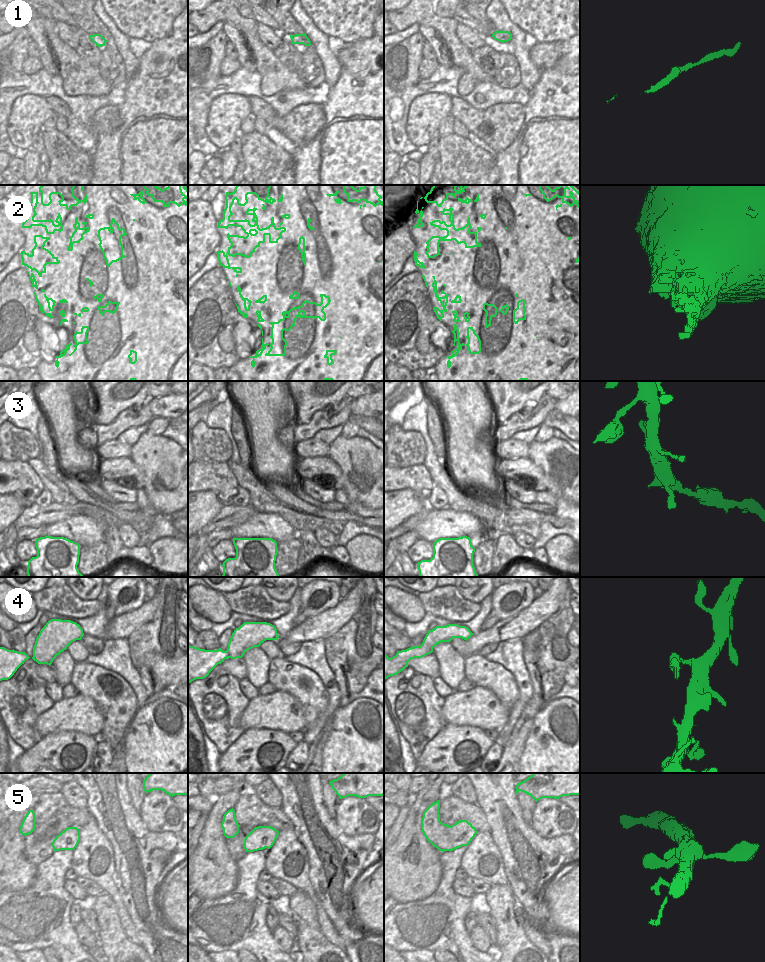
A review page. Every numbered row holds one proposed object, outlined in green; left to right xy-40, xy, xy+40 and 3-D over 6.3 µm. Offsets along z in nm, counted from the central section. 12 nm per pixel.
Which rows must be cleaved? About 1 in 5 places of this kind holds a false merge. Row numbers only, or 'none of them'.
none of them

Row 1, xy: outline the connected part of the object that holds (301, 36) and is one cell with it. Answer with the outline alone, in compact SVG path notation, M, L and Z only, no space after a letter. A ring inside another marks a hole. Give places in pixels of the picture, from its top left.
M305 33L304 34L290 35L290 38L291 38L291 42L293 45L294 44L303 44L305 46L311 45L311 41Z

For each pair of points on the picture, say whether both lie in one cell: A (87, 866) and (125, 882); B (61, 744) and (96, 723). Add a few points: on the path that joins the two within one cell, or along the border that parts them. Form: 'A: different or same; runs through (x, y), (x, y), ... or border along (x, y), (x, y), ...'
A: different; border along (112, 852), (114, 857), (113, 882), (121, 898)
B: different; border along (57, 731), (79, 731), (92, 736)

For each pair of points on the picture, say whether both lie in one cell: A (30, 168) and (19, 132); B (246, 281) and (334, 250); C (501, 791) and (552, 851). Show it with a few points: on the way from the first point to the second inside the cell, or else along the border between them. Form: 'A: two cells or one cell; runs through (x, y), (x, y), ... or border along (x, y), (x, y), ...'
A: two cells; border along (30, 147), (27, 150)
B: one cell; runs through (277, 250), (295, 240), (327, 279)
C: one cell; runs through (510, 808), (515, 814), (515, 823), (535, 843)

